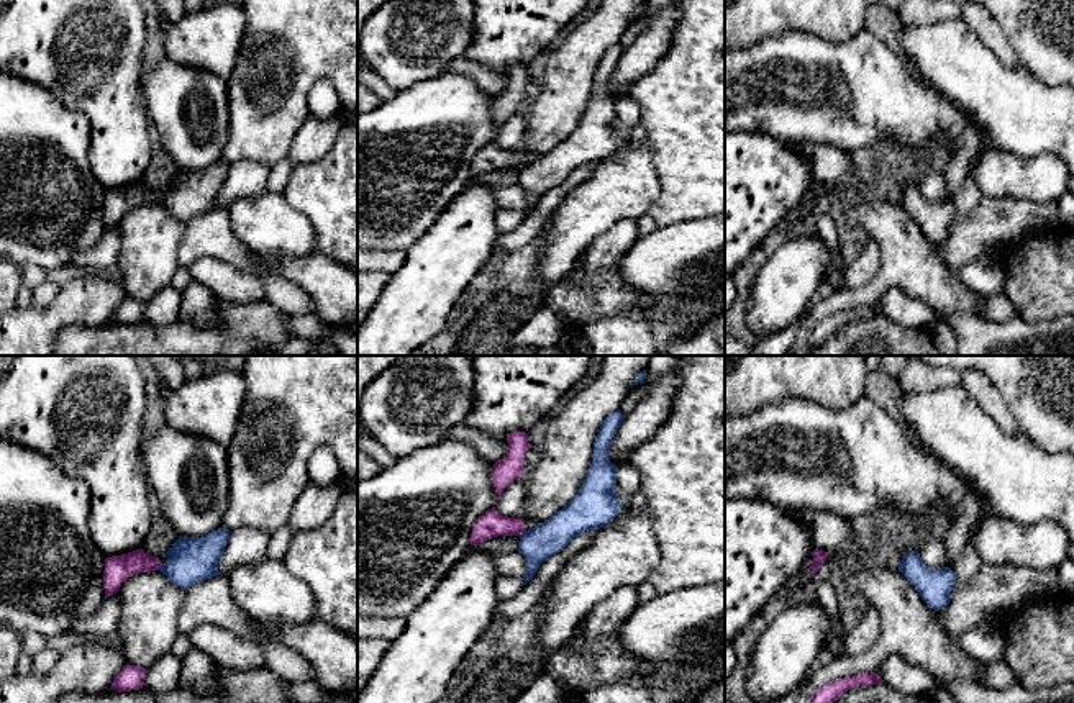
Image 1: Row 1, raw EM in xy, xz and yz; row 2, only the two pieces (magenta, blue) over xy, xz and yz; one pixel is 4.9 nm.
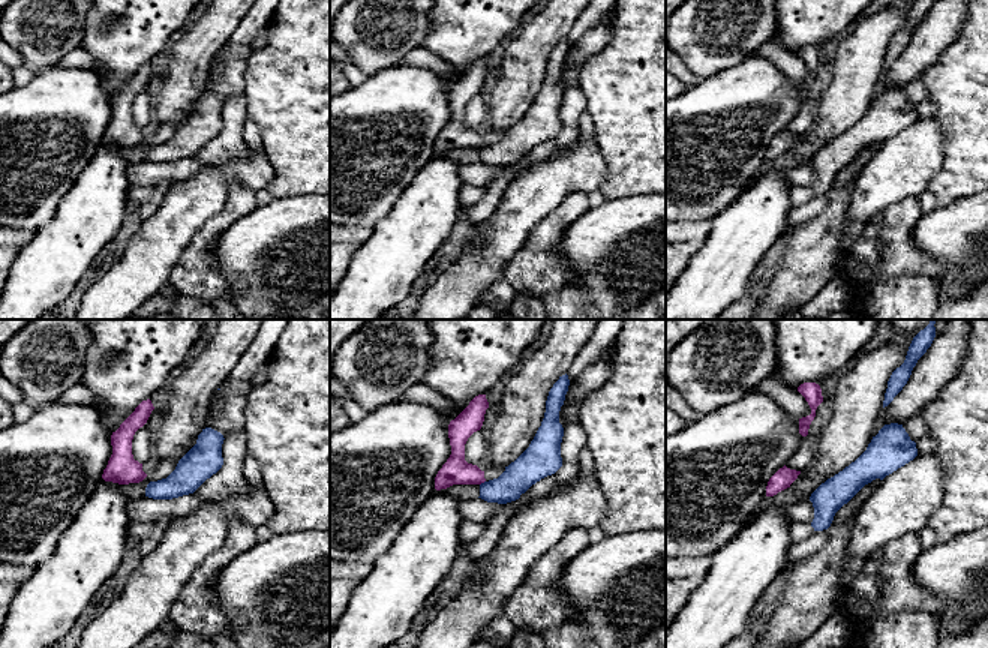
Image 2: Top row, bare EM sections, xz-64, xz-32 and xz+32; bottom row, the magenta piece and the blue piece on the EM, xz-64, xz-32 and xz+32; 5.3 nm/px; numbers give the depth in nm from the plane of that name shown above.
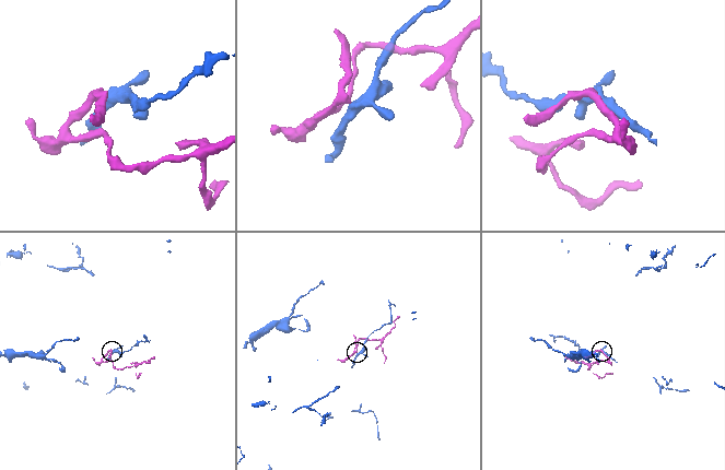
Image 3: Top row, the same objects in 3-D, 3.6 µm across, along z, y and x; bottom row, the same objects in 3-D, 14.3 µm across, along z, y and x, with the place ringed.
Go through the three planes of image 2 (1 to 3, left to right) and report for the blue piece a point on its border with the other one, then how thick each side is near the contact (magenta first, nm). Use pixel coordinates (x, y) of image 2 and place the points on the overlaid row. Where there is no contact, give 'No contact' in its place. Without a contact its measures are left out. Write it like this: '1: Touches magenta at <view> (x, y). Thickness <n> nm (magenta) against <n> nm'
1: No contact
2: Touches magenta at xz-32 (482, 482). Thickness 150 nm (magenta) against 170 nm
3: No contact

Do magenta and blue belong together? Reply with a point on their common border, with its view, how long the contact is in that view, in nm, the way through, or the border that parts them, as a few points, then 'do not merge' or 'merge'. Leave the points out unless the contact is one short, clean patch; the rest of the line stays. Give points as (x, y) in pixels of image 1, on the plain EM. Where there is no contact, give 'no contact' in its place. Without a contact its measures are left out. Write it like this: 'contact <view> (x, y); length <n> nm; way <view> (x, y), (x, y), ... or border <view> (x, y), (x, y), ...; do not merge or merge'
contact xz (523, 166); length 50 nm; border xz (527, 164), (520, 169); do not merge

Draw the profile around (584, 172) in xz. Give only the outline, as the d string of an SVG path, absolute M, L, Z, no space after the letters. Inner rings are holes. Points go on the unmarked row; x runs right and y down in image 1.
M598 162L585 164L574 170L561 185L544 193L535 210L525 216L520 226L508 233L498 233L495 239L495 249L510 252L530 244L543 229L544 221L551 218L564 197L577 185L589 180L595 174L597 167Z

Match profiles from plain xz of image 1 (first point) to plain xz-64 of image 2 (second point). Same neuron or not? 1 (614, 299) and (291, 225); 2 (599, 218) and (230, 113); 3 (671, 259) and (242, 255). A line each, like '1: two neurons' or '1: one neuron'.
1: two neurons
2: two neurons
3: one neuron

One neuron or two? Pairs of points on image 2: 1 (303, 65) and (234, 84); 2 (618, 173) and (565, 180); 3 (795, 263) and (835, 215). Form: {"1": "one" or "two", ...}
{"1": "two", "2": "two", "3": "one"}

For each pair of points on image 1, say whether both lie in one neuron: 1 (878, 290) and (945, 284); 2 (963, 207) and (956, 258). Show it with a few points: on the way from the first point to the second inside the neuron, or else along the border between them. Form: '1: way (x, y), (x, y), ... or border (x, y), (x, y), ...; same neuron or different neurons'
1: way (894, 281), (928, 281); same neuron
2: border (984, 197), (969, 212), (956, 212); different neurons

